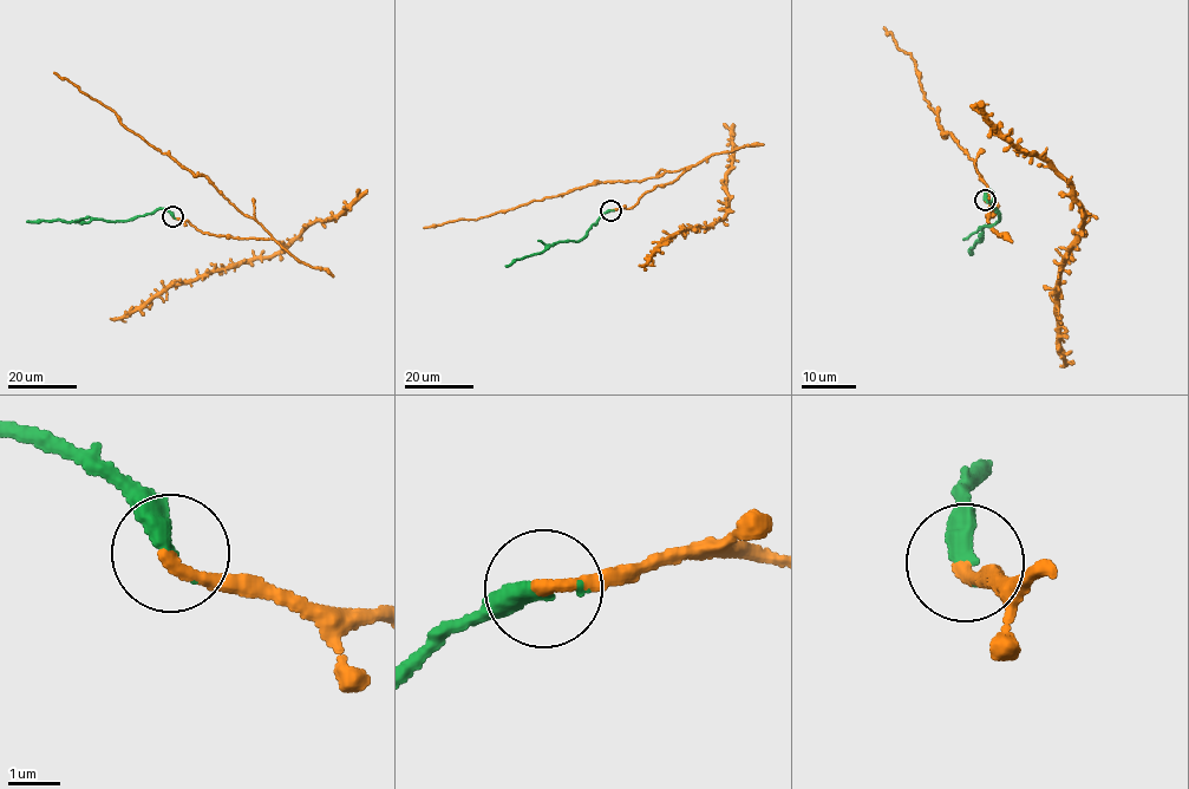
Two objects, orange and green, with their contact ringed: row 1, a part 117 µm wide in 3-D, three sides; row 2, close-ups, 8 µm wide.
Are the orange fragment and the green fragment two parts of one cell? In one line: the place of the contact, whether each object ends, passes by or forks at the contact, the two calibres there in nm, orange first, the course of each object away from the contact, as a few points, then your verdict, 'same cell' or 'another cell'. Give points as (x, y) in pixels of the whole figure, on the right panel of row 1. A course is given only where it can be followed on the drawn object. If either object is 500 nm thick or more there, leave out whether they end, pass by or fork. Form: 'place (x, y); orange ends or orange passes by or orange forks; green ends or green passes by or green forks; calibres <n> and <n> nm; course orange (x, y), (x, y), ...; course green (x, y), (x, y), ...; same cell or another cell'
place (985, 200); orange ends; green ends; calibres 280 and 400 nm; course orange (986, 200), (998, 206), (987, 217), (995, 213), (974, 162), (951, 132), (942, 136), (909, 53), (882, 28); course green (986, 200), (991, 190), (999, 219), (981, 227), (982, 239), (974, 241), (969, 254); same cell

